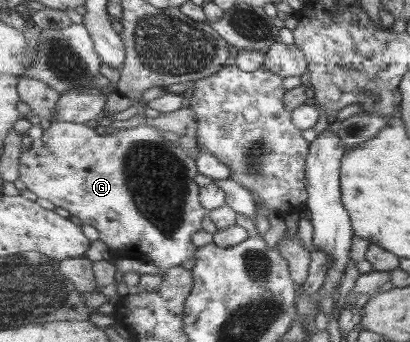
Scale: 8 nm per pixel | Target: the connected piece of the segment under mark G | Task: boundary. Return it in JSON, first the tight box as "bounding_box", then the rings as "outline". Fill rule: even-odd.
{"bounding_box":[19,121,208,272],"outline":[[[57,121],[52,123],[48,129],[44,131],[42,136],[34,139],[30,148],[20,154],[19,159],[19,176],[25,186],[38,198],[45,198],[56,207],[66,209],[70,214],[76,216],[83,224],[90,224],[99,231],[99,240],[104,242],[107,248],[112,252],[116,250],[116,254],[120,252],[120,256],[136,256],[136,260],[154,263],[164,272],[168,269],[182,266],[184,262],[195,258],[196,251],[199,249],[194,246],[192,236],[202,230],[203,222],[208,214],[207,208],[201,203],[201,187],[196,184],[196,176],[198,176],[199,168],[196,165],[195,158],[188,154],[180,143],[170,141],[164,138],[155,126],[148,125],[144,122],[137,122],[137,127],[128,129],[117,129],[115,132],[106,136],[100,136],[94,128],[89,128],[86,124],[76,124],[75,122]]]}

